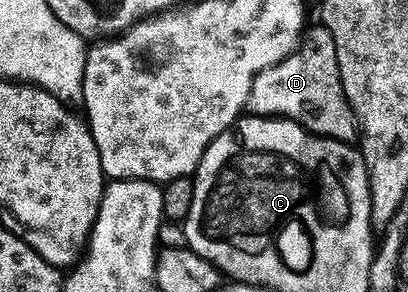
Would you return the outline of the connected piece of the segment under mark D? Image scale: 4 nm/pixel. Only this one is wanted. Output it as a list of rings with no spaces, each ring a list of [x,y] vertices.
[[[322,27],[308,28],[297,49],[275,65],[262,69],[253,79],[246,112],[256,117],[285,117],[321,137],[354,142],[360,131],[343,90],[337,67],[337,47],[331,32]]]

